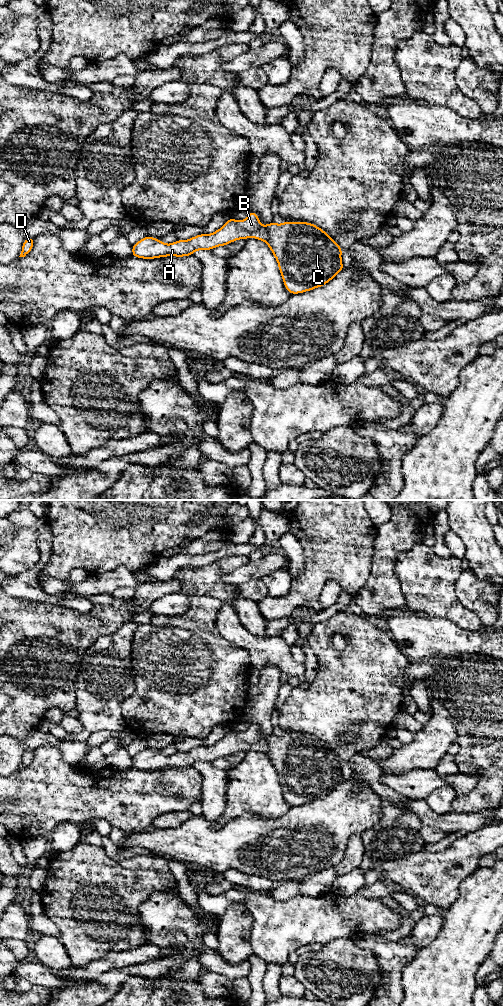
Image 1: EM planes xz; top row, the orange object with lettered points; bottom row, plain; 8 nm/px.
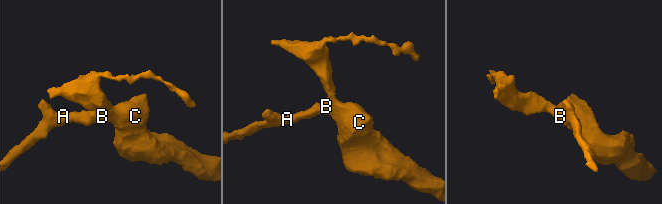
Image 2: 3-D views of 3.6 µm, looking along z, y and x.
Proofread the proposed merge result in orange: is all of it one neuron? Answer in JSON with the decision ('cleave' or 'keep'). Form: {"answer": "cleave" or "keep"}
{"answer": "keep"}

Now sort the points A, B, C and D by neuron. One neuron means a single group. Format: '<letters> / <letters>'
A B C D

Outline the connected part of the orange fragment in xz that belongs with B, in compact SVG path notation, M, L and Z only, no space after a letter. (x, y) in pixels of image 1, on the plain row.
M254 723L242 733L230 730L211 746L199 746L171 756L148 747L132 757L131 767L141 771L191 768L197 762L212 762L251 749L268 756L291 807L320 800L344 782L343 761L323 741L303 733L282 736L272 733L263 738Z

